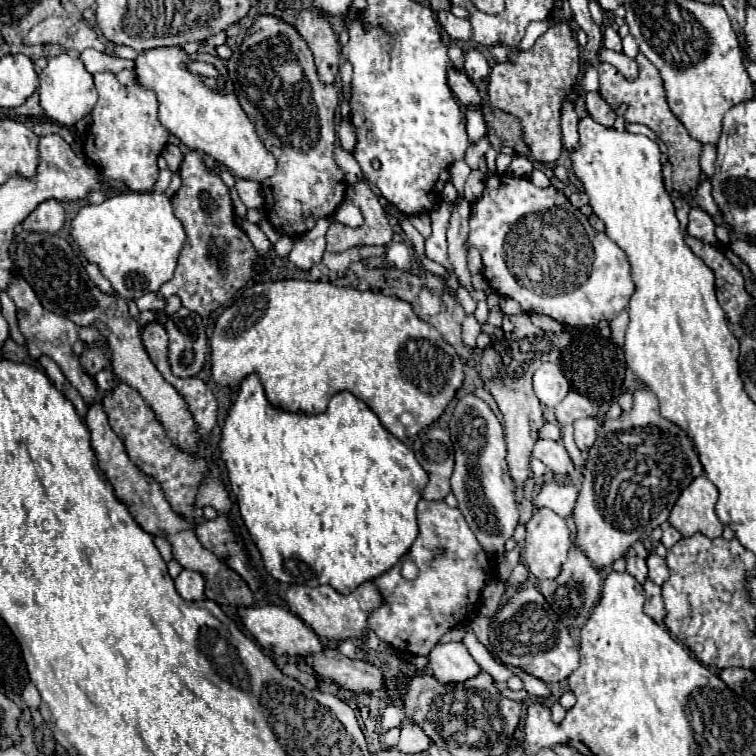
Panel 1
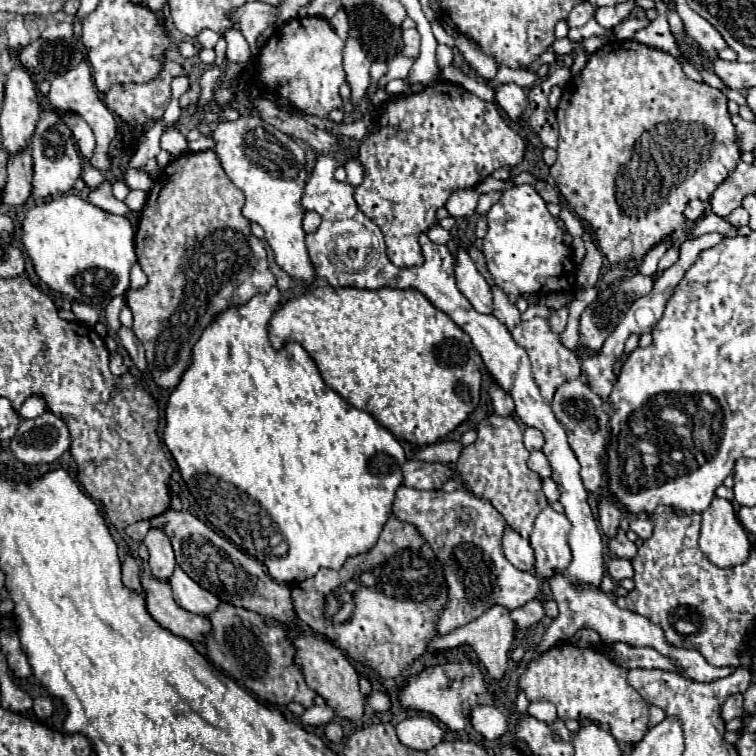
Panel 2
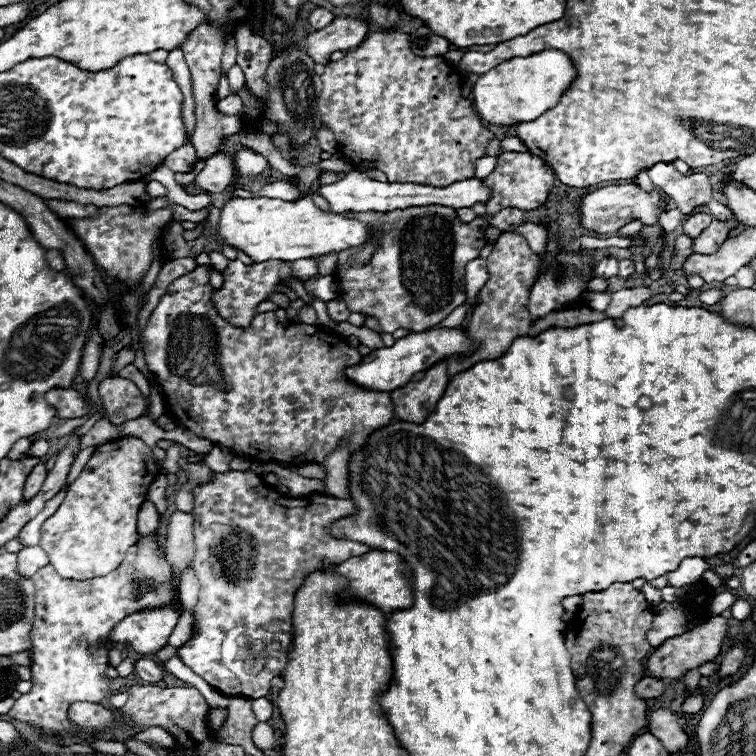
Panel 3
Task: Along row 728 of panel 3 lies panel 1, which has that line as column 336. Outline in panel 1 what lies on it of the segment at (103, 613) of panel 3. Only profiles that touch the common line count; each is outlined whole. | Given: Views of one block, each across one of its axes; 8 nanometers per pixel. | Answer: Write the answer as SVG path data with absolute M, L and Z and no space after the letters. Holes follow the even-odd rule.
M302 10L296 20L296 30L302 34L314 54L320 80L324 84L332 84L338 76L340 42L328 18L322 16L322 12L318 10Z

